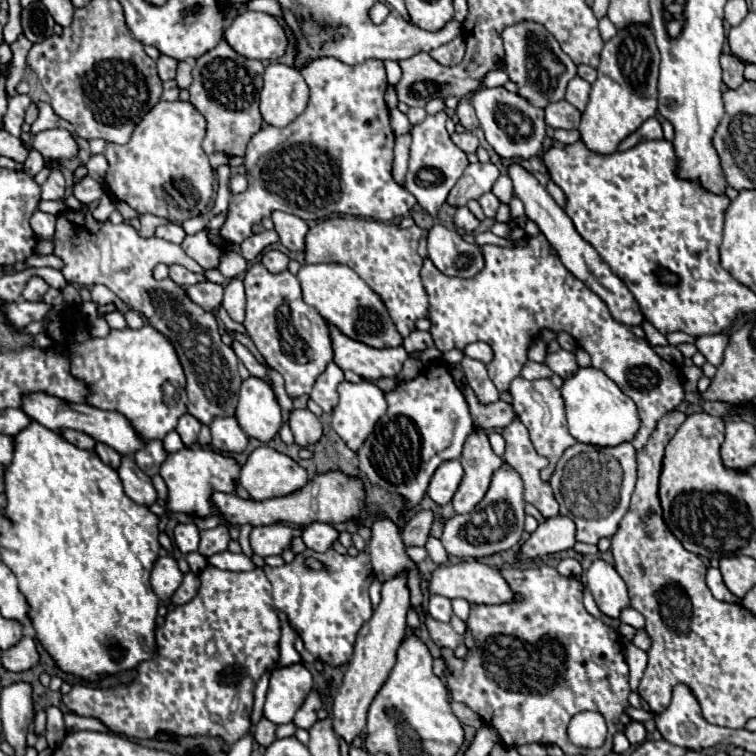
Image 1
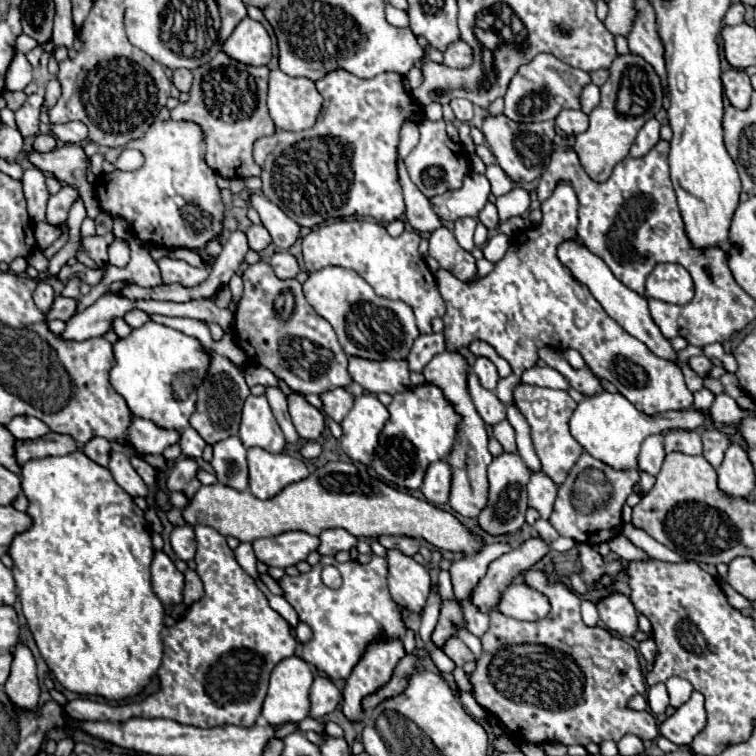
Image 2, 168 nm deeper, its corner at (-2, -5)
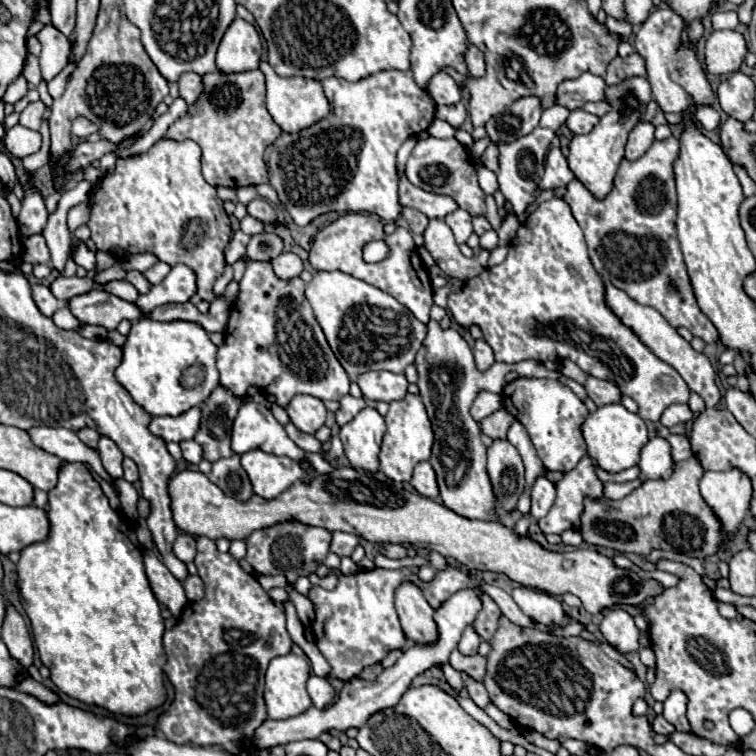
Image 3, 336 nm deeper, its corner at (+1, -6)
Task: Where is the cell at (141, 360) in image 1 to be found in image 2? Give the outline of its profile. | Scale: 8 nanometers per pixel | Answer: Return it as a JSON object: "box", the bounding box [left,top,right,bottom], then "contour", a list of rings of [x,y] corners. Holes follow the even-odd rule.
{"box":[110,321,210,431],"contour":[[[148,321],[114,345],[114,357],[116,365],[112,367],[110,383],[126,399],[136,417],[176,431],[188,427],[188,419],[196,409],[196,391],[210,363],[206,347],[196,337]]]}

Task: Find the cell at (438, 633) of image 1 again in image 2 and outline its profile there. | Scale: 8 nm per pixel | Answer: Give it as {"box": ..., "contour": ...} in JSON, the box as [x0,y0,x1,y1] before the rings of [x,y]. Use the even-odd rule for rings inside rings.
{"box":[444,637,476,667],"contour":[[[458,637],[448,639],[448,643],[446,643],[446,647],[444,647],[444,653],[446,653],[458,667],[462,667],[466,661],[476,661],[474,653],[472,653],[472,651],[462,643],[462,639],[458,639]]]}

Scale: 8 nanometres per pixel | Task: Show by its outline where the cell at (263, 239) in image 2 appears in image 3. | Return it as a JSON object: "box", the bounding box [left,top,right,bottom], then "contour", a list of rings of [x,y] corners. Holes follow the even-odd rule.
{"box":[241,216,265,236],"contour":[[[245,216],[245,218],[241,220],[241,230],[243,230],[245,234],[249,234],[249,236],[253,236],[253,234],[261,234],[263,228],[265,228],[265,226],[263,226],[259,220],[253,220],[251,216]]]}

